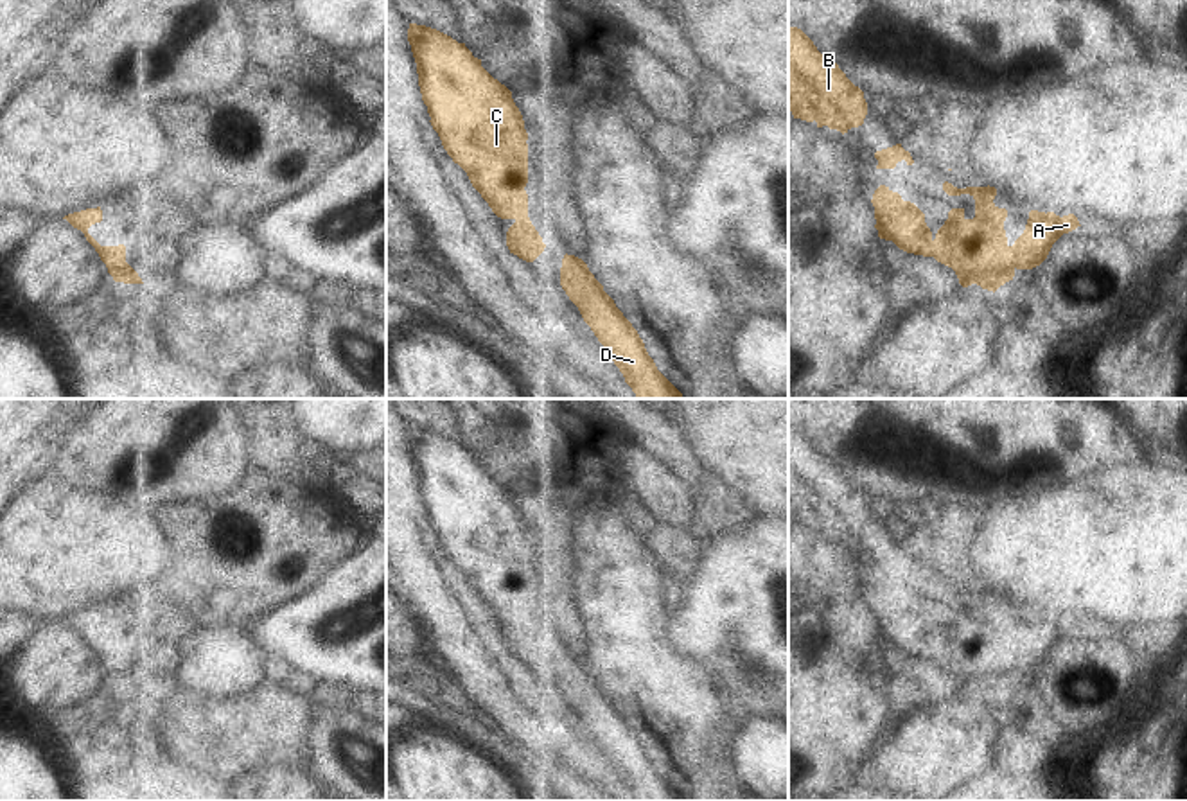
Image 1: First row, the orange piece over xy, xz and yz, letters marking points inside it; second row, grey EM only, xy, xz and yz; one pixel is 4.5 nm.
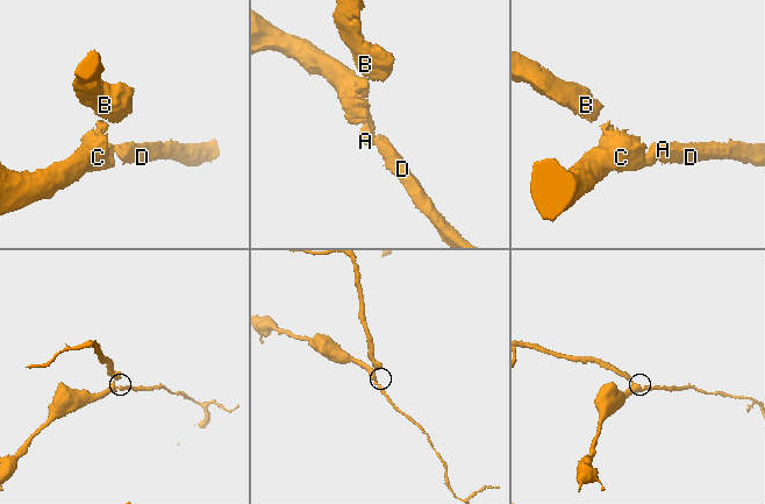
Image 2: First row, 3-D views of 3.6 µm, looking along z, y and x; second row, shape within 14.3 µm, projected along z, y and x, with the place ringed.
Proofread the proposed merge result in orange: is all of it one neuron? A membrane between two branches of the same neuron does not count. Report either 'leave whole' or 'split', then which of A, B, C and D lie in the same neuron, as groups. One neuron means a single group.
leave whole; groups A B C D

